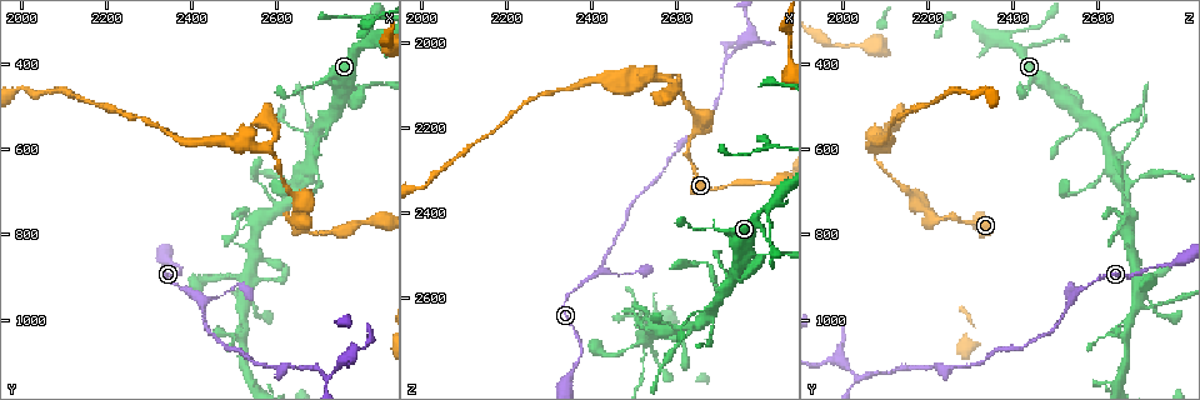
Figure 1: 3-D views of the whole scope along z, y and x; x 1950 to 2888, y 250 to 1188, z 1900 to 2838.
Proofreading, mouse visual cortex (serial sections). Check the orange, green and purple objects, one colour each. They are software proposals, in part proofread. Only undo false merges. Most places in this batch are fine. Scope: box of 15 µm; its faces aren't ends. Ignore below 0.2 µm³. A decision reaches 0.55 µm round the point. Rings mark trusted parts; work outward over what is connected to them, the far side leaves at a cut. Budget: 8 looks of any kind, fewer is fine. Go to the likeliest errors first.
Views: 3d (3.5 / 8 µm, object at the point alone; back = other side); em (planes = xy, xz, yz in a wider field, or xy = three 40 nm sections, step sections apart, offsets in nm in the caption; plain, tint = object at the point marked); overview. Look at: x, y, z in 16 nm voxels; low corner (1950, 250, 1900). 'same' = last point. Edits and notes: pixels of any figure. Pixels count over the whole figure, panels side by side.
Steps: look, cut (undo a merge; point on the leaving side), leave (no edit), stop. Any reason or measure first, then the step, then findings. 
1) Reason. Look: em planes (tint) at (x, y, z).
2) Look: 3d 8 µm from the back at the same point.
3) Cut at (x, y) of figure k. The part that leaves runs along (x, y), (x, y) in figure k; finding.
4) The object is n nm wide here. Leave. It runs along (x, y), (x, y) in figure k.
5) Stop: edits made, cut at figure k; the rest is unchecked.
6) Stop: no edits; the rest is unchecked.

Look: 3d 3.5 µm at (2520, 970, 2695).

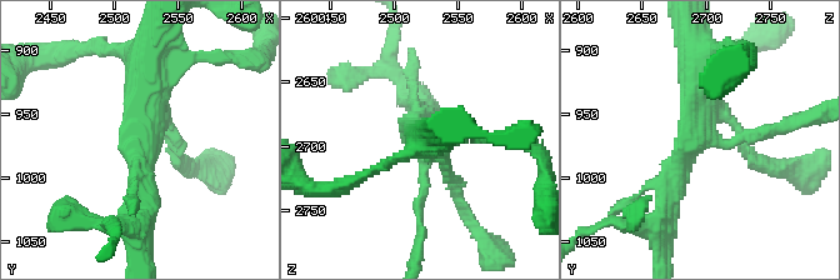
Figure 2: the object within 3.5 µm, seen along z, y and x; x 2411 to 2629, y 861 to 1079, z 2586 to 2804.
Now the EM. Look: em planes (tint) at (2524, 964, 2696).

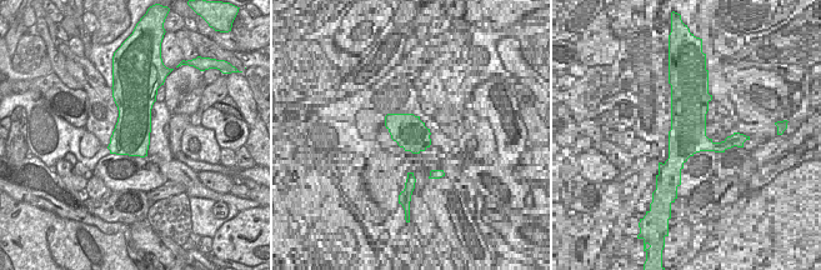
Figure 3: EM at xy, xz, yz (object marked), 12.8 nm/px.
Look: em xy step 5 (tint) at the same point.

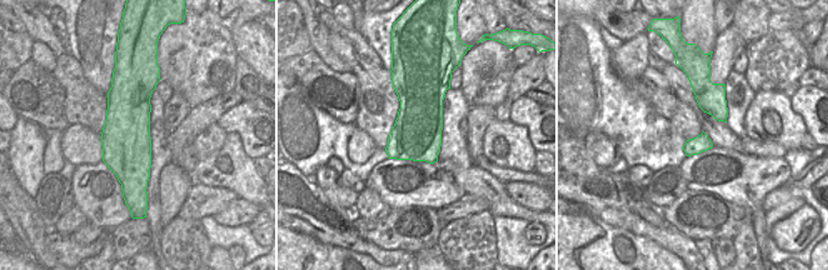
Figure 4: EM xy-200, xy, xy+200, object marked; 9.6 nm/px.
Leave. It runs along (695, 45), (701, 119), (669, 203) in figure 2; continuous, no second cell.

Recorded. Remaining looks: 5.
Thin neck. Look: 3d 3.5 µm at (2645, 1105, 2205).

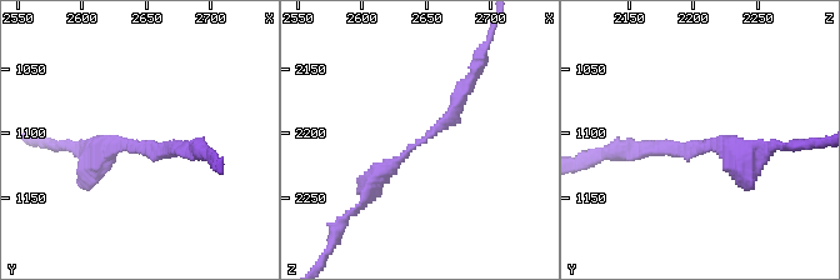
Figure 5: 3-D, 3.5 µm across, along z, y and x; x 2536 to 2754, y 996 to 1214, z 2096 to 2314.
Now the EM. Look: em xy step 3 (tint) at (2652, 1110, 2204).

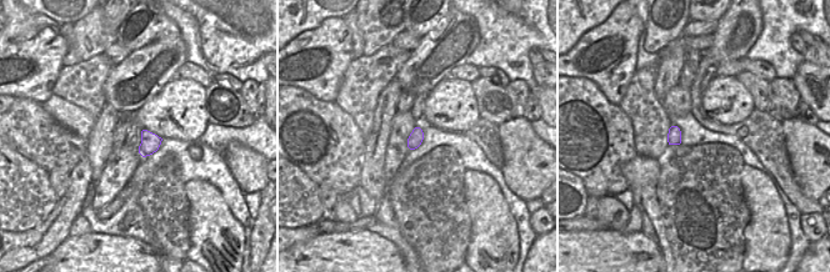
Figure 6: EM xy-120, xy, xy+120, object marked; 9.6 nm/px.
Look: em xy step 2 (tint) at the same point.

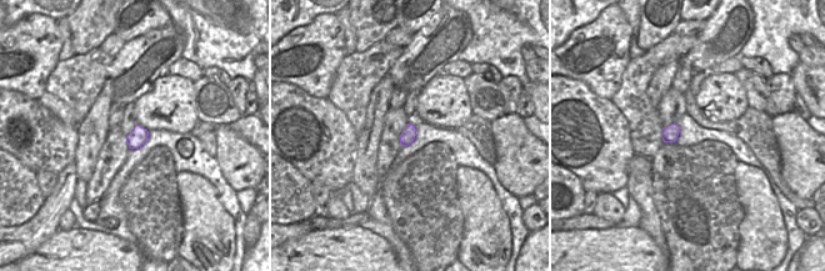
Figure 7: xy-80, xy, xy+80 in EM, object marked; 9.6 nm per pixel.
The arms are 200, 300 nm wide. Leave. It runs along (369, 195), (380, 173), (450, 119), (473, 70) in figure 5; one cell here.

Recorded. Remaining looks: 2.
Branch point. Look: 3d 8 µm at (2720, 1140, 2040).

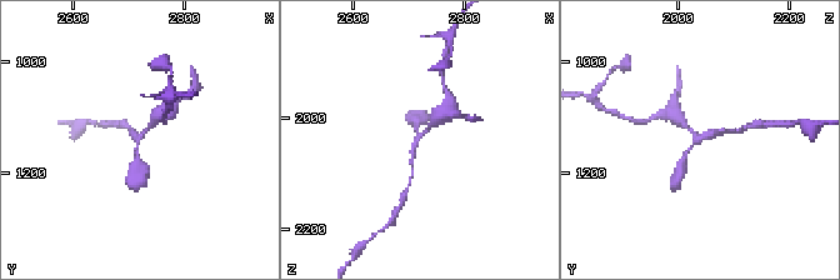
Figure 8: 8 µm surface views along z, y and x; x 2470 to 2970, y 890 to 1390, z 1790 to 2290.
3 arms meet here; the arms are 150, 150, 200 nm wide. Look: em planes (tint) at (2715, 1135, 2035).

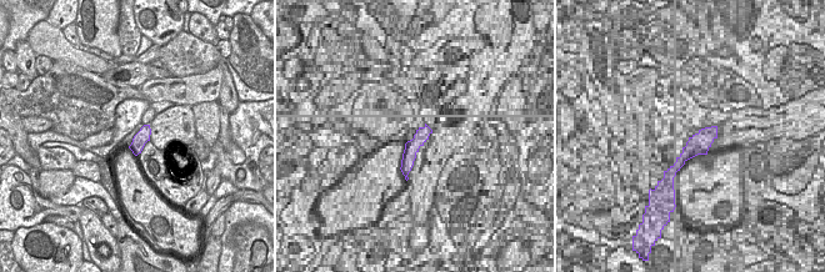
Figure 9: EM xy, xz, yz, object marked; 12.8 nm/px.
Leave. It runs along (413, 170), (414, 146), (439, 116) in figure 8; all the same cell.

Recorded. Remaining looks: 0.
Stop: no edits; the rest is unchecked.

